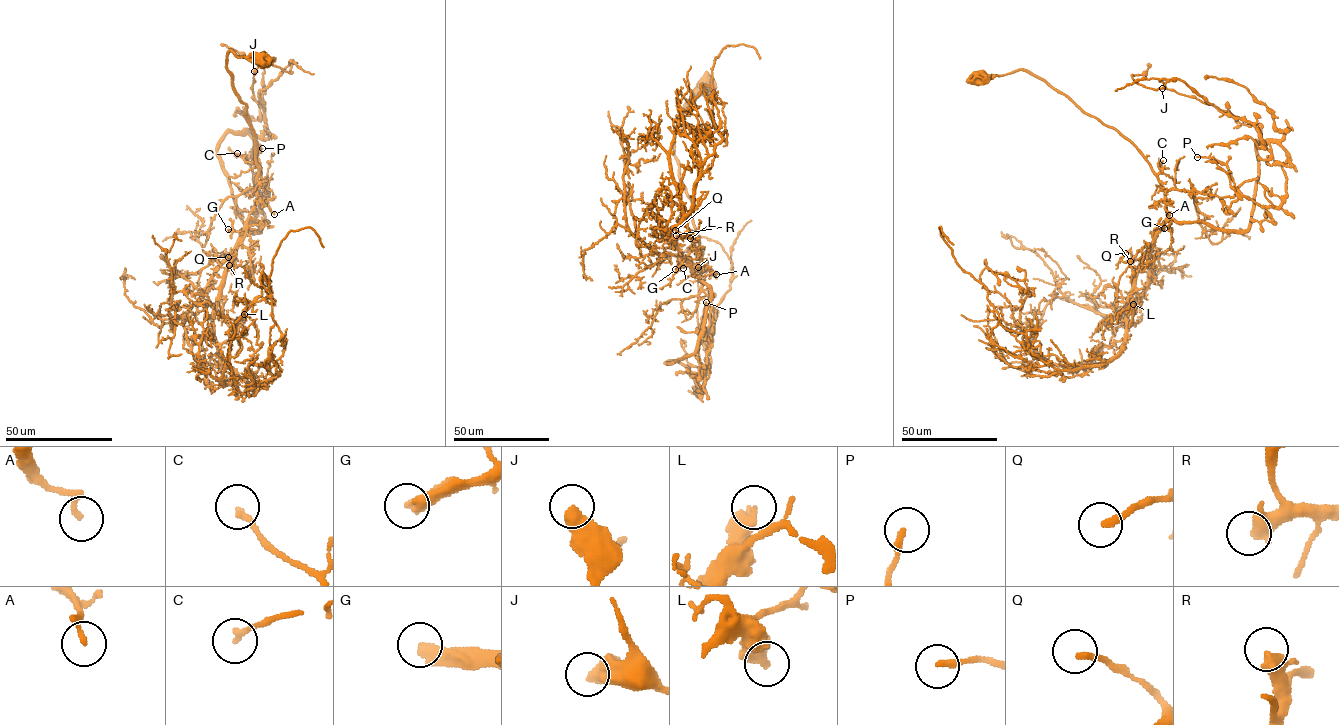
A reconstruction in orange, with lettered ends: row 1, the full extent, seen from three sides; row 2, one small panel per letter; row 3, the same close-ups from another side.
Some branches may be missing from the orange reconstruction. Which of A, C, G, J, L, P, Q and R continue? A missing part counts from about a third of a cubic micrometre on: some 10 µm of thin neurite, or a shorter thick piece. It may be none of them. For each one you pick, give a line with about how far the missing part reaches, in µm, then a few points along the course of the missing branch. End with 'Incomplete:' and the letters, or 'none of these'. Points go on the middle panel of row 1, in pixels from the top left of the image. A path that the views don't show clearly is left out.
G: 100 µm
P: 15 µm
Q: 10 µm
R: 80 µm | (676, 235), (667, 218), (657, 169), (661, 161), (660, 146), (684, 136), (687, 130)
Incomplete: G, P, Q, R

